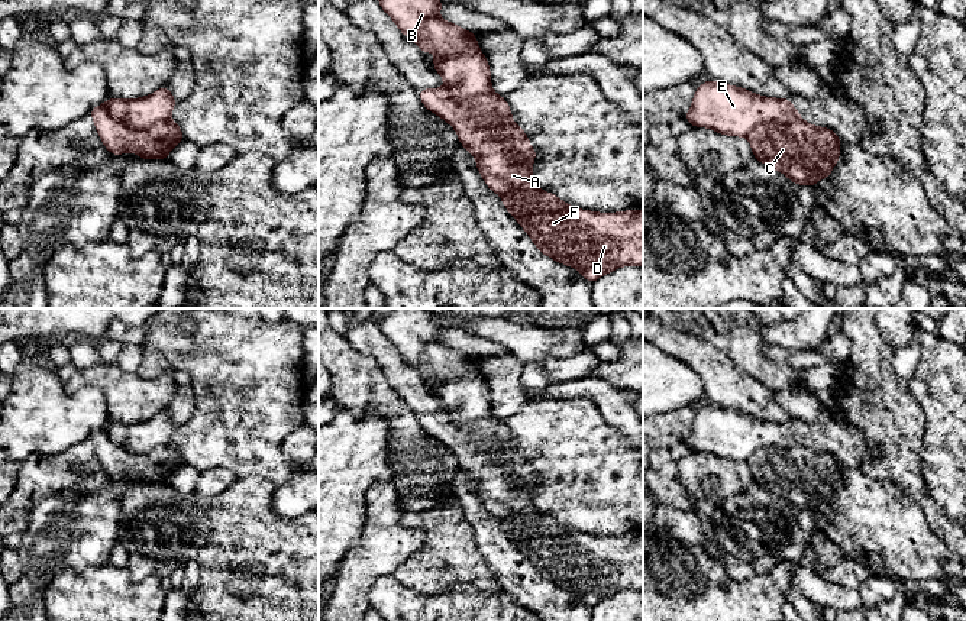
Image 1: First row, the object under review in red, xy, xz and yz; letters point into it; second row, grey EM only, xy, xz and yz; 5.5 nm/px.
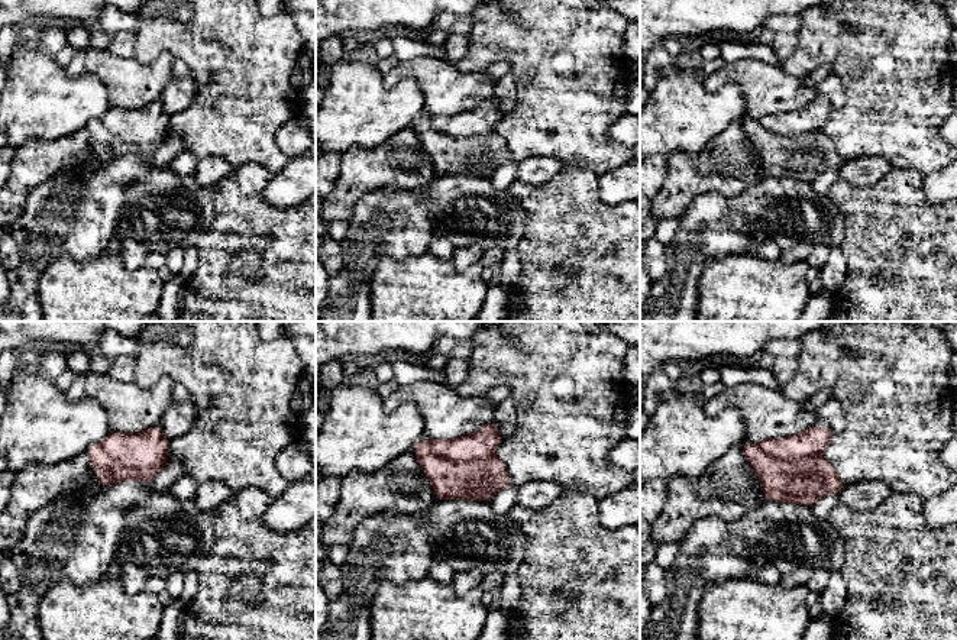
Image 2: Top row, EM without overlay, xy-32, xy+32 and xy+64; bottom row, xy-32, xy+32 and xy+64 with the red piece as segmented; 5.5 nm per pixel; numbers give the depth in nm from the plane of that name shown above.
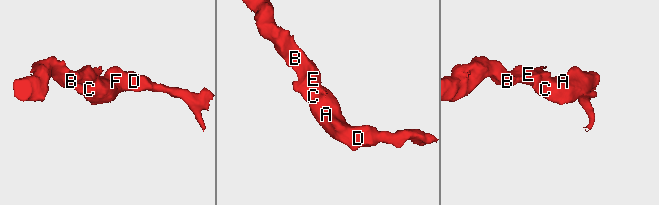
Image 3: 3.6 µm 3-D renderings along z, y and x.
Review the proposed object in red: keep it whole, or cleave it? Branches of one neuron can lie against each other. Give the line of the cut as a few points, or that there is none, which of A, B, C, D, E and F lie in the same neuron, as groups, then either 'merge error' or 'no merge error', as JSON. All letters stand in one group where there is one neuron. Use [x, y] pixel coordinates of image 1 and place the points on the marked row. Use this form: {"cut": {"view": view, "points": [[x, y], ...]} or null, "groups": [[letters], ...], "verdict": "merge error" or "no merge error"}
{"cut": {"view": "xy", "points": [[103, 104], [115, 119], [132, 128], [148, 128], [170, 120]]}, "groups": [["A", "C", "D", "F"], ["B", "E"]], "verdict": "merge error"}

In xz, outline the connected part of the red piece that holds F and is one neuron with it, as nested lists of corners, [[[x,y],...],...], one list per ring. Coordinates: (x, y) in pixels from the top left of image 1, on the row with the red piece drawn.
[[[423,88],[419,96],[427,110],[455,127],[459,143],[476,158],[478,172],[487,187],[501,195],[508,213],[543,255],[578,269],[589,284],[620,266],[643,266],[643,211],[578,210],[553,193],[542,191],[533,179],[532,168],[537,153],[526,132],[513,122],[510,106],[503,96],[488,93],[463,103],[445,88]]]

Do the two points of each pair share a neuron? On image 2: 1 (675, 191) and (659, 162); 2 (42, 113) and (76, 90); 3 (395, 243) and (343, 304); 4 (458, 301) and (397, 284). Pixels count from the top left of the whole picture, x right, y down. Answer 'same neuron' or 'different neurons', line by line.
1: different neurons
2: same neuron
3: same neuron
4: same neuron

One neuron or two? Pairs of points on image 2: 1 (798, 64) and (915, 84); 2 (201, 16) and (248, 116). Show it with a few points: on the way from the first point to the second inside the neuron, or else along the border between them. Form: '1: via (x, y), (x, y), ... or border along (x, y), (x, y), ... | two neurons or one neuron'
1: via (827, 57), (883, 57), (886, 60) | one neuron
2: via (226, 41), (242, 61), (243, 91) | one neuron

